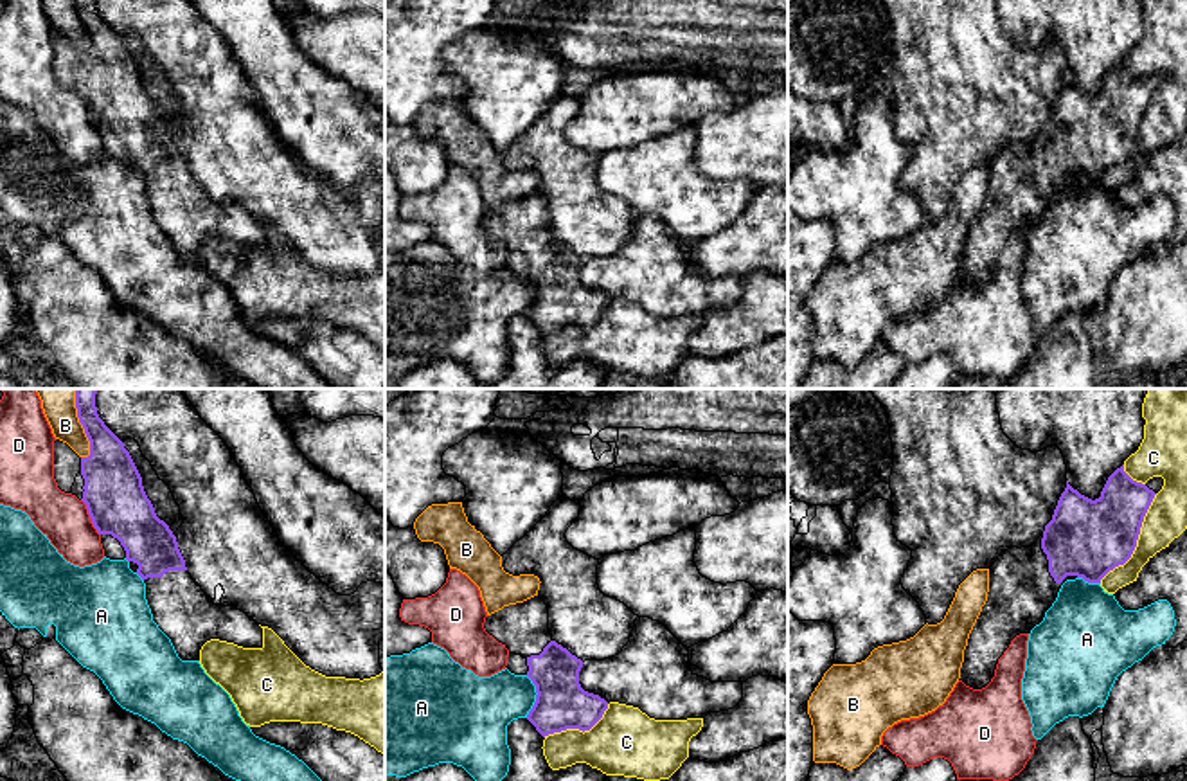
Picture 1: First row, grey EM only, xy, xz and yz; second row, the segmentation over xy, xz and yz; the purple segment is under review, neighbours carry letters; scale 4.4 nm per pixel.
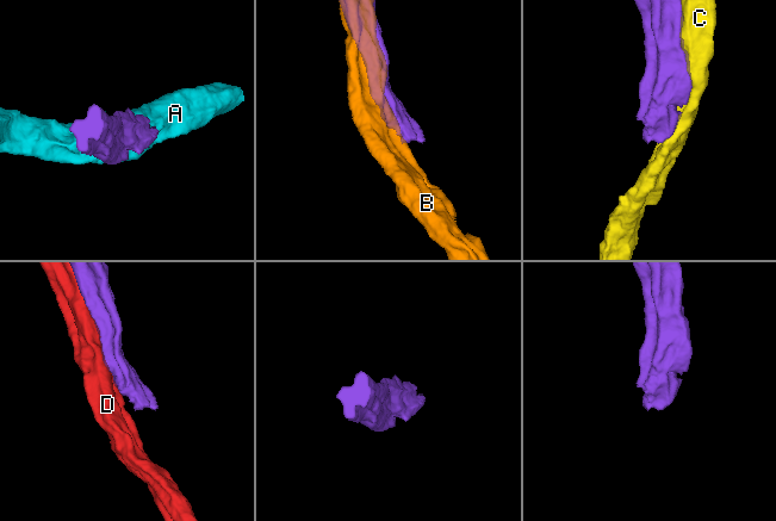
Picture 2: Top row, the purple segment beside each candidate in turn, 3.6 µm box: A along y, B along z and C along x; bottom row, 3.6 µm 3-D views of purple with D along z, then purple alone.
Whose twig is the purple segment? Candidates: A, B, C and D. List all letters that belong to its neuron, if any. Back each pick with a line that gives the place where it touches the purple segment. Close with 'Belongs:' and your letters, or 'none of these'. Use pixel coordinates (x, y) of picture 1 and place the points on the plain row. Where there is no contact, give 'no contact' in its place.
Belongs: none of these

